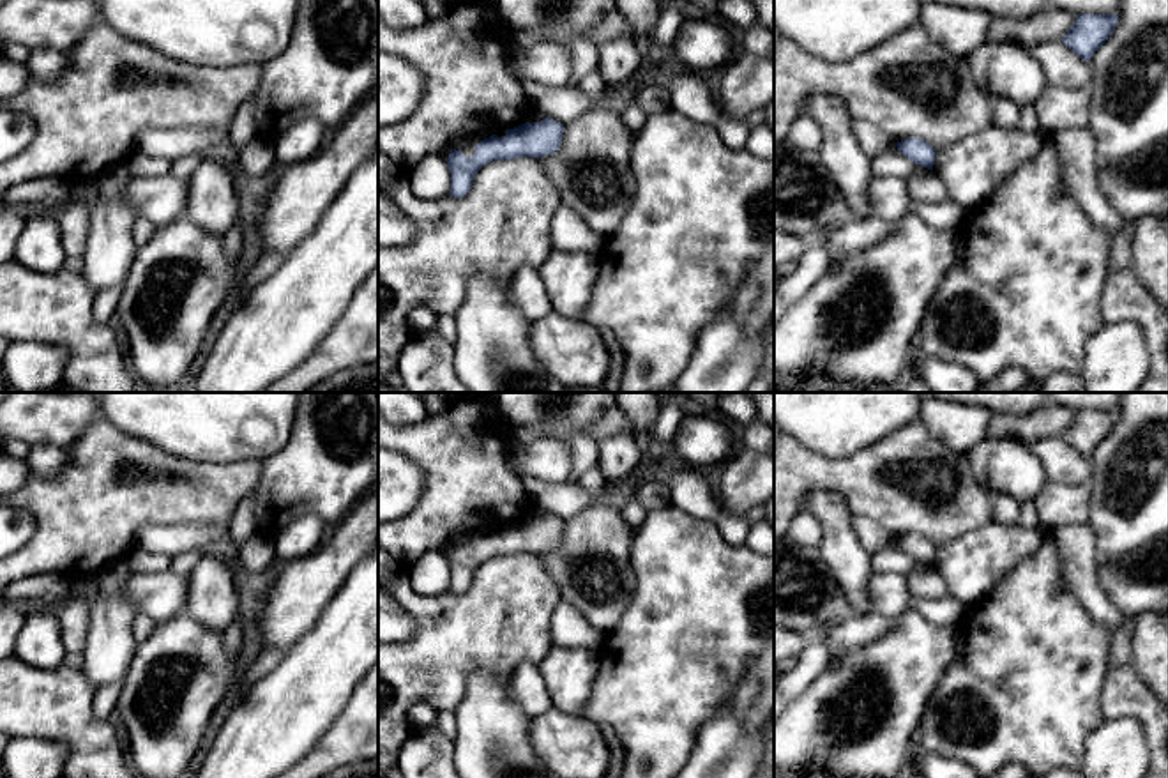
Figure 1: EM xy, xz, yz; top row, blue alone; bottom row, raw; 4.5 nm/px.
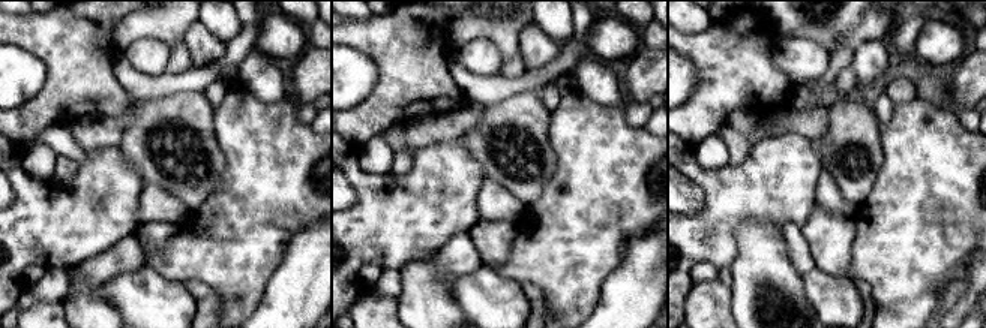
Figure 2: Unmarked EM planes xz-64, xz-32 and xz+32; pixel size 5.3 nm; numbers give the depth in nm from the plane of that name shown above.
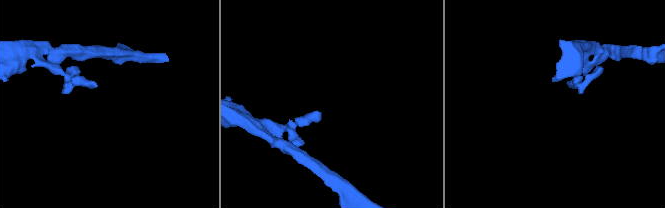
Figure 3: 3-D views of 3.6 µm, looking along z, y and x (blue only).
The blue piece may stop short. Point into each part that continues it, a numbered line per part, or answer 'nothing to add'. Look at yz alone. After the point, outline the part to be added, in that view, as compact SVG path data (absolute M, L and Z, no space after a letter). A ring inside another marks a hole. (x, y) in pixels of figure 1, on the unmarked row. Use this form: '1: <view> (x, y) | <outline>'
nothing to add

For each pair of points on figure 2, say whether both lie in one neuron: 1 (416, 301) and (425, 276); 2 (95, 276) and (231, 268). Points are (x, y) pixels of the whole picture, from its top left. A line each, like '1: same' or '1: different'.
1: same
2: different

